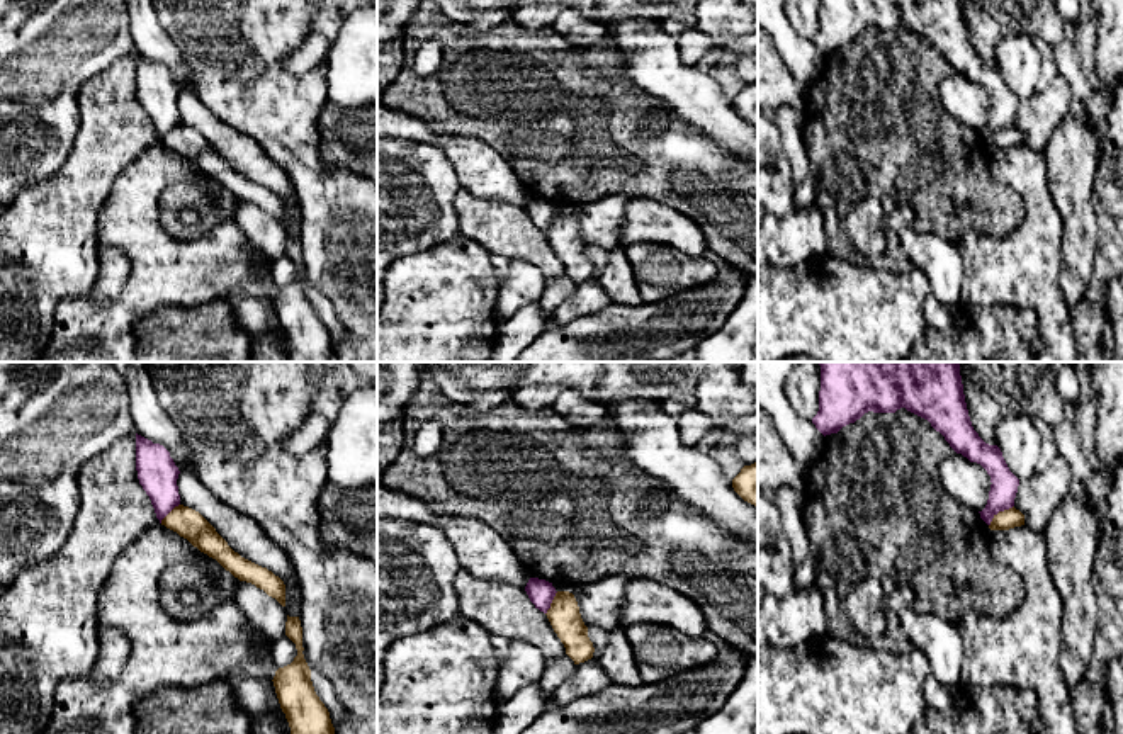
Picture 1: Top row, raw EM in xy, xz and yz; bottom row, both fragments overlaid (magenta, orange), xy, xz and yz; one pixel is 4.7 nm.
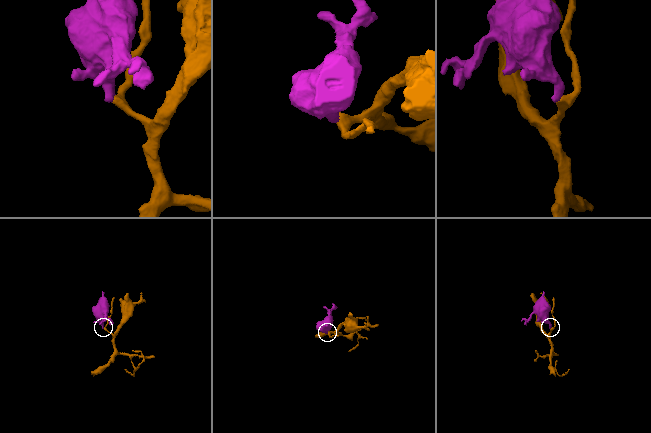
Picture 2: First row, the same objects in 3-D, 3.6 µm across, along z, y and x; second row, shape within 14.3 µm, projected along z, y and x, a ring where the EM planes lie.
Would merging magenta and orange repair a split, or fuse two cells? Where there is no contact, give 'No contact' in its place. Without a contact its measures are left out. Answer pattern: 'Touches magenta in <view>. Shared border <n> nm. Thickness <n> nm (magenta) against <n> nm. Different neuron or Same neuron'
Touches magenta in yz. Shared border 160 nm. Thickness 130 nm (magenta) against 90 nm. Different neuron

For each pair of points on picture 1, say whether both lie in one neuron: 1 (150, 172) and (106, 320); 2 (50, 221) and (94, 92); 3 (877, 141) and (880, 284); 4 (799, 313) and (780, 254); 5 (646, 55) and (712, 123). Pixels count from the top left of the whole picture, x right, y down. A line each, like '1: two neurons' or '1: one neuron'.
1: one neuron
2: one neuron
3: two neurons
4: two neurons
5: one neuron

